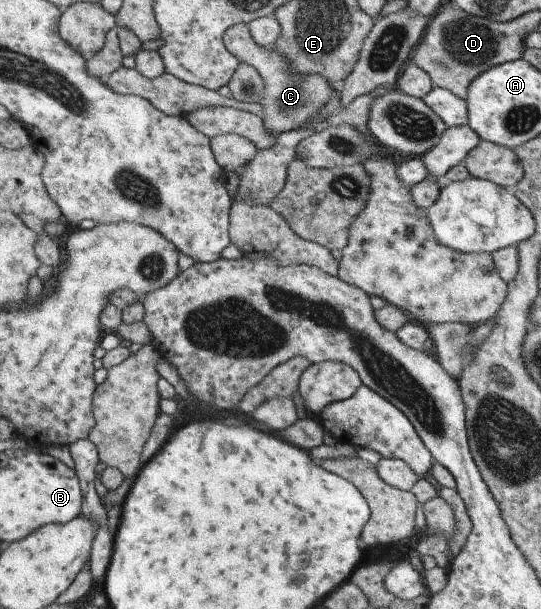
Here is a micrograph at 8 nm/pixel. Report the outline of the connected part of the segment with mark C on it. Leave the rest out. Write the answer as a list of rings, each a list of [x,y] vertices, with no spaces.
[[[237,24],[230,27],[224,35],[227,49],[236,55],[241,62],[257,68],[265,82],[265,95],[259,105],[264,107],[265,127],[273,136],[285,132],[301,130],[314,118],[317,118],[324,107],[332,101],[338,87],[332,87],[323,74],[298,74],[285,54],[271,48],[262,49],[260,43],[252,36],[249,24]]]

